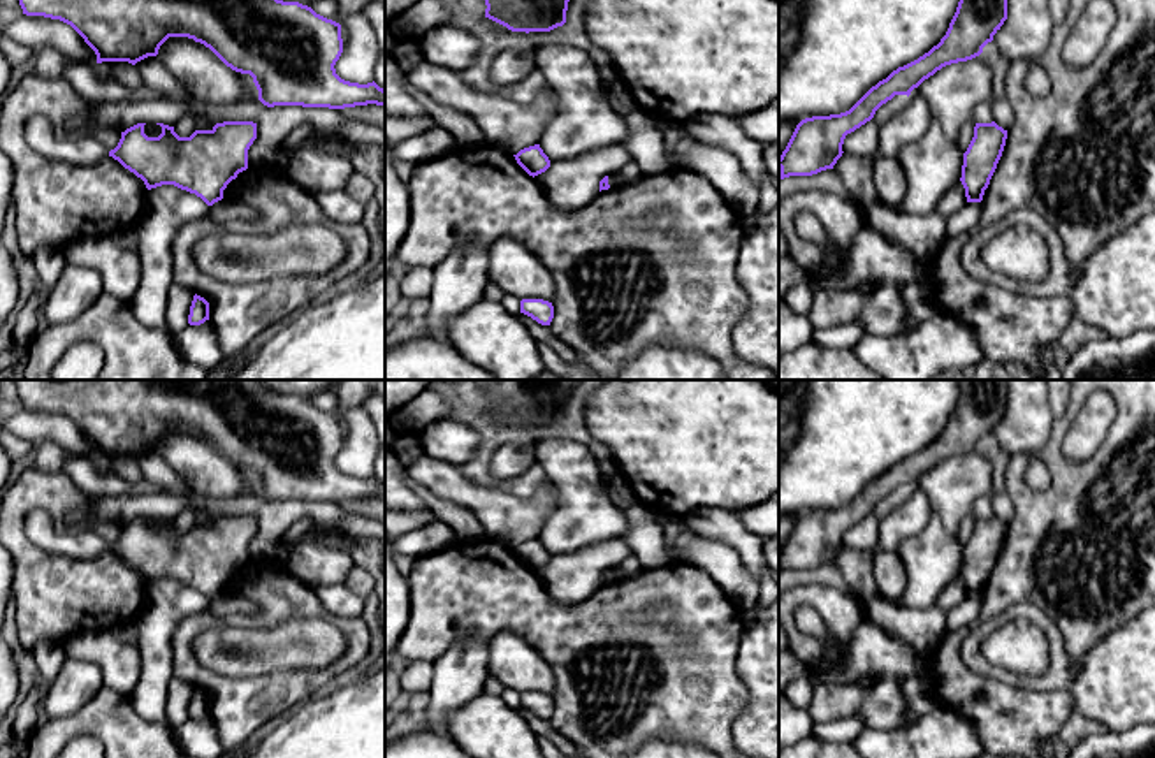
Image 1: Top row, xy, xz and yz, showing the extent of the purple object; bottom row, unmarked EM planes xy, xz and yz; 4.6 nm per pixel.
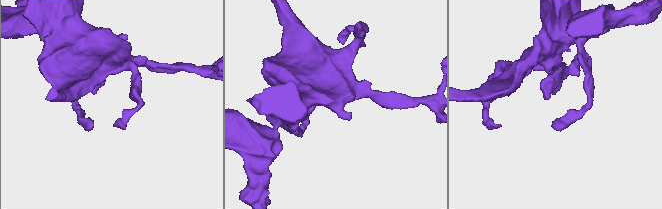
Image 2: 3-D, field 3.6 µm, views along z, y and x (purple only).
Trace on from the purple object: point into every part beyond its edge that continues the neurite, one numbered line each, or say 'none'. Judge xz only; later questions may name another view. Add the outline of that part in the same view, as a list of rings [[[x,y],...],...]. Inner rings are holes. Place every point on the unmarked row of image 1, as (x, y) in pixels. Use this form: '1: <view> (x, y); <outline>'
none

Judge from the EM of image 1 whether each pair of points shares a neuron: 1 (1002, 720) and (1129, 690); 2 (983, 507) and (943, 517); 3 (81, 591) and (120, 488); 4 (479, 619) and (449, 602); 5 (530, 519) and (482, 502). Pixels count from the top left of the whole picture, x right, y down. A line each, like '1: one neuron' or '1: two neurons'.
1: two neurons
2: two neurons
3: two neurons
4: one neuron
5: one neuron

